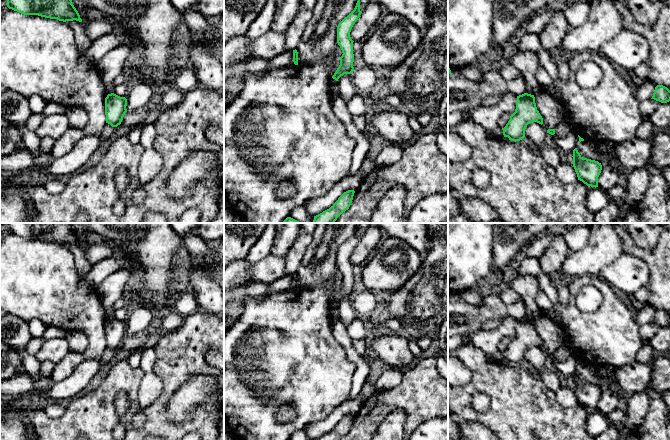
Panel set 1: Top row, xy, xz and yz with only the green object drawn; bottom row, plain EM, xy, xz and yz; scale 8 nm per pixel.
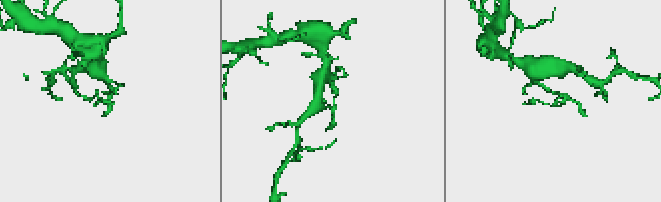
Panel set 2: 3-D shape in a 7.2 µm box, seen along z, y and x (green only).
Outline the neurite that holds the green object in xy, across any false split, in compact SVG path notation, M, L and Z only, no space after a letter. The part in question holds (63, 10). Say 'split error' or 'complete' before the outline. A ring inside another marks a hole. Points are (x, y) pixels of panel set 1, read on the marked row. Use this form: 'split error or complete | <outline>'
complete | M7 0L7 7L24 15L82 22L72 0Z

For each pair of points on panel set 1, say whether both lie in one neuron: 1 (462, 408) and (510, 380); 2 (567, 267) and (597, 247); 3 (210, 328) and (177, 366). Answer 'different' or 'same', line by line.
1: same
2: same
3: same

